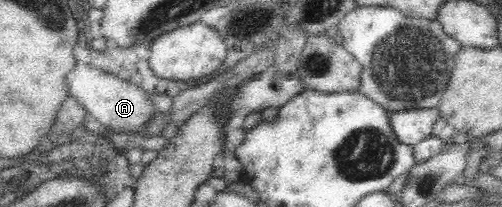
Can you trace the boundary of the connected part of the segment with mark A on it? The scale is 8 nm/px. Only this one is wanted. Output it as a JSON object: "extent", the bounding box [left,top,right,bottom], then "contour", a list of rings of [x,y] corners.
{"extent":[64,65,157,134],"contour":[[[77,65],[75,69],[69,71],[64,78],[68,87],[68,97],[75,99],[83,108],[89,119],[93,119],[103,126],[117,132],[118,134],[143,131],[145,126],[152,122],[152,117],[157,112],[152,104],[152,96],[142,91],[136,84],[128,80],[118,79],[115,75],[106,73],[101,69],[89,69],[87,65]]]}

